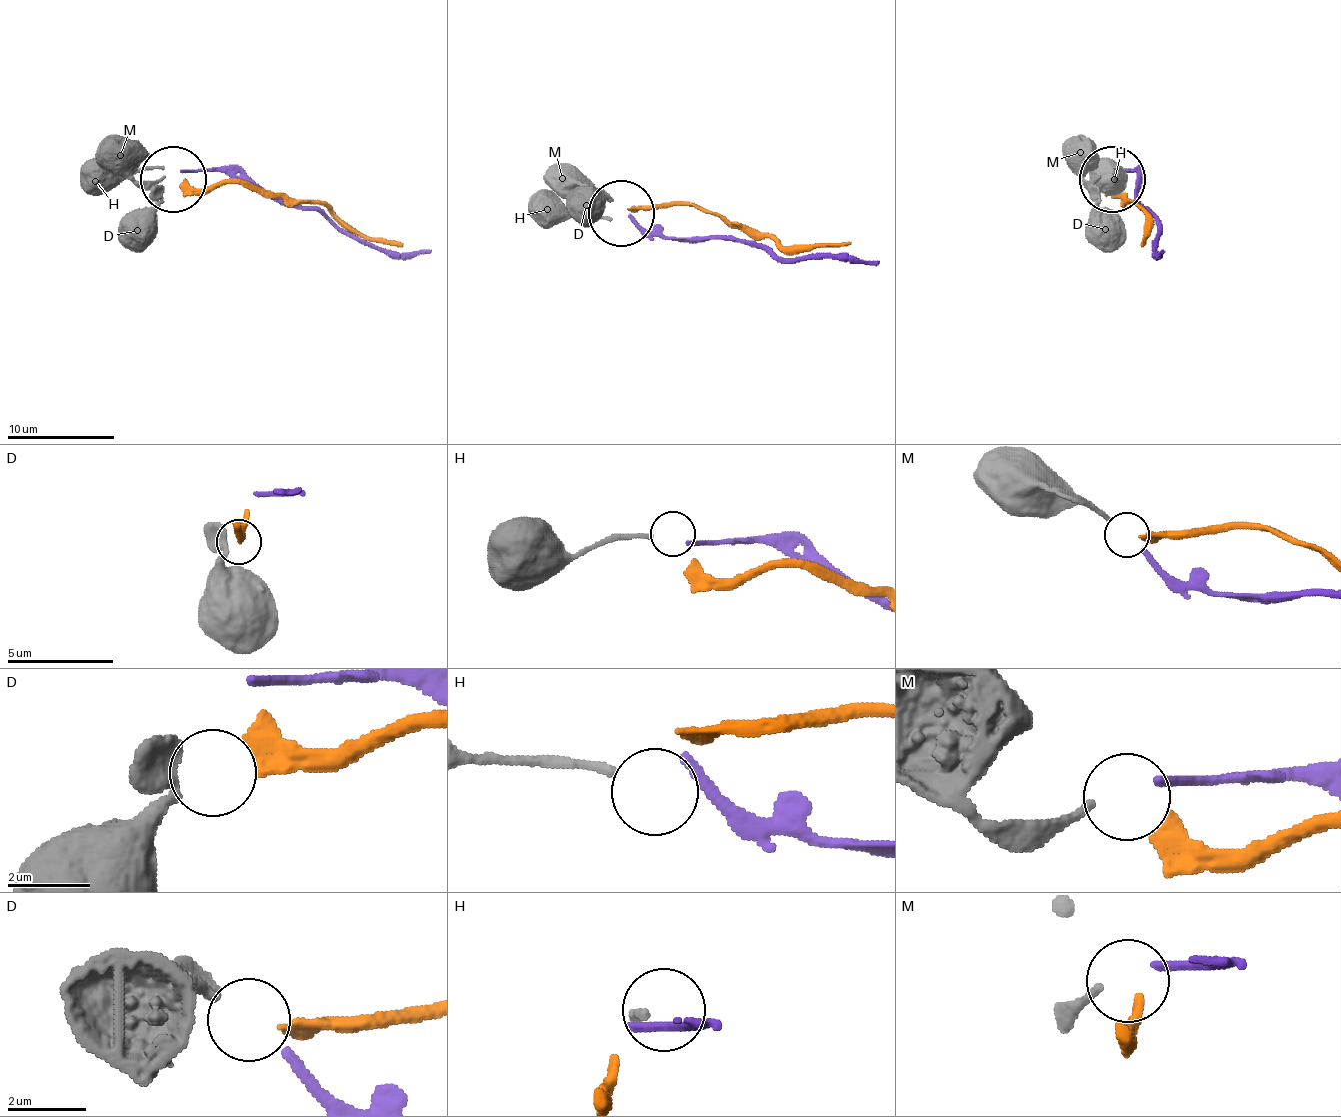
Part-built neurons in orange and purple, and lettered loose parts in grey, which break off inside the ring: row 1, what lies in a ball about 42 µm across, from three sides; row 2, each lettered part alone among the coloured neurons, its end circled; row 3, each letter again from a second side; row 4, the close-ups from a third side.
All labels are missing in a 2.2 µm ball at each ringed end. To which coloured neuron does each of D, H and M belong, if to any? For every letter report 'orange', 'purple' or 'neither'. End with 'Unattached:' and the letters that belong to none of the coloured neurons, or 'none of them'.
D: neither
H: neither
M: neither
Unattached: D, H, M

